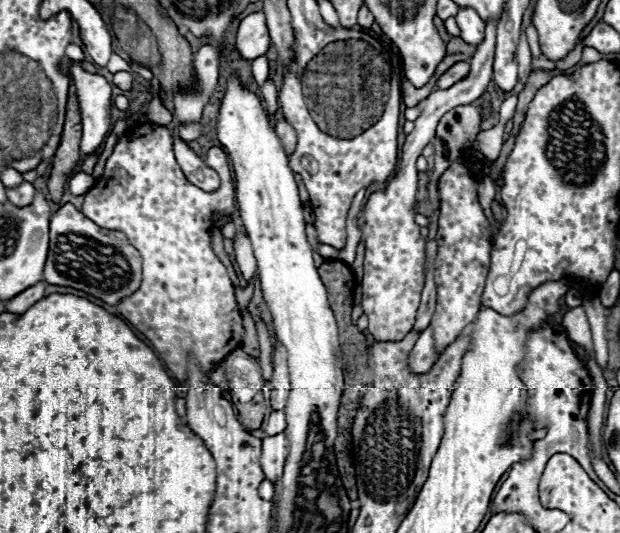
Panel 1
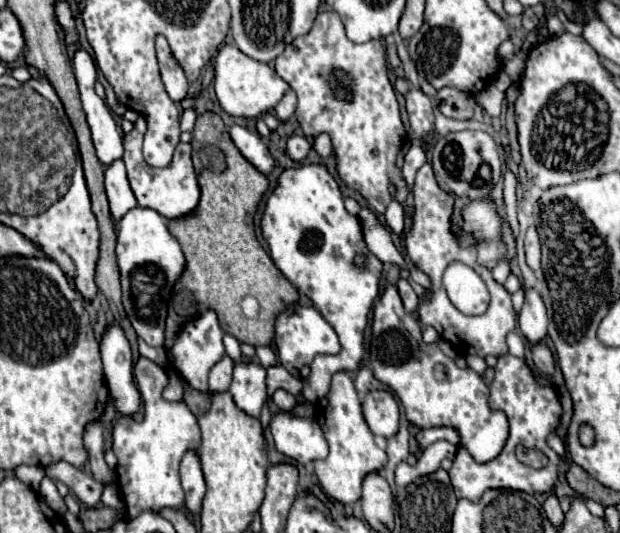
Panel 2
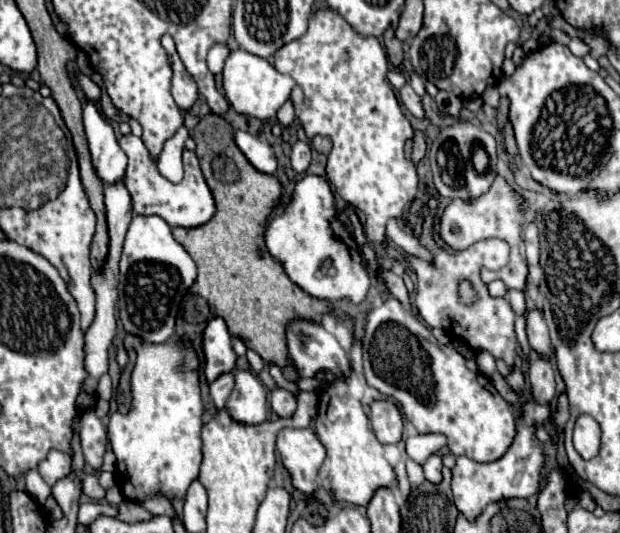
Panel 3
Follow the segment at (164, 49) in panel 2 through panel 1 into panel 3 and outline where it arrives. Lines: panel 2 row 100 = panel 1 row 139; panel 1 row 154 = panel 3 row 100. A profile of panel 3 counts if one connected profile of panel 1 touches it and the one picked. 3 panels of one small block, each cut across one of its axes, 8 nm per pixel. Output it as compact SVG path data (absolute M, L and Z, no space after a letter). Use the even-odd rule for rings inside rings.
M164 36L162 38L162 46L166 48L170 60L172 60L172 68L174 68L174 78L172 78L172 96L176 100L176 104L180 106L180 110L190 110L194 106L194 102L198 100L198 86L192 78L192 74L184 68L178 52L176 52L176 44L172 36Z

